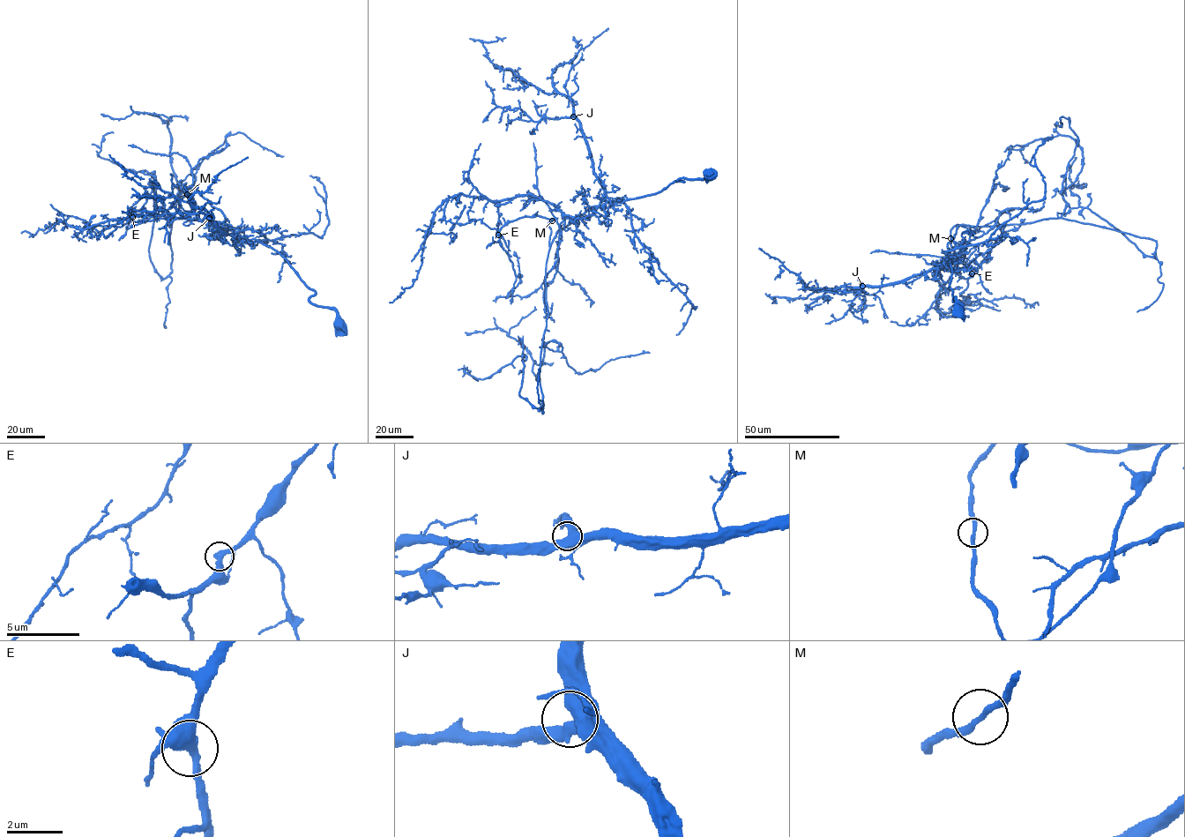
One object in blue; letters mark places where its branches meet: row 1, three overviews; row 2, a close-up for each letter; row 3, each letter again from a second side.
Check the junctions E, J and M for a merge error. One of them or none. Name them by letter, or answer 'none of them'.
none of them

